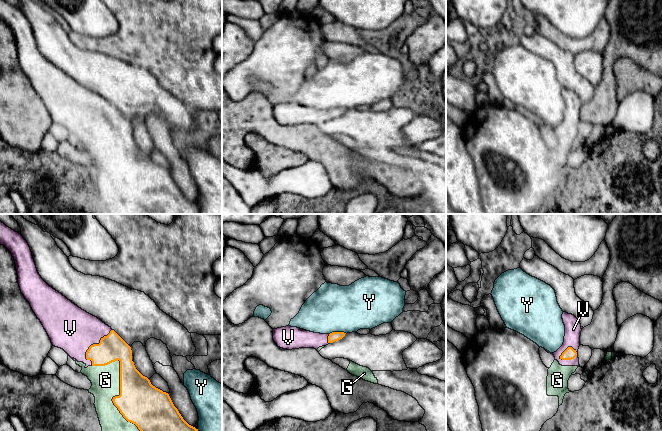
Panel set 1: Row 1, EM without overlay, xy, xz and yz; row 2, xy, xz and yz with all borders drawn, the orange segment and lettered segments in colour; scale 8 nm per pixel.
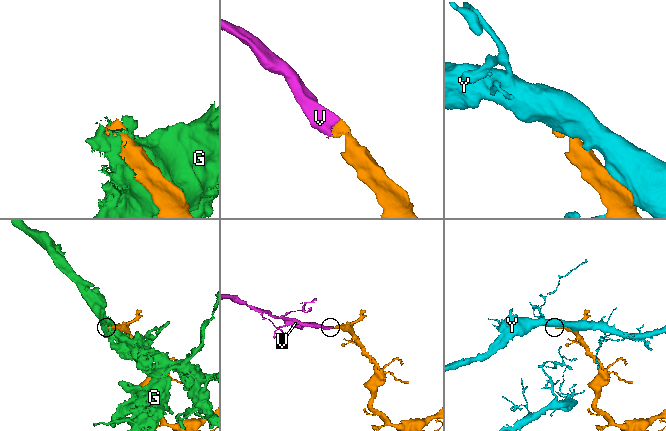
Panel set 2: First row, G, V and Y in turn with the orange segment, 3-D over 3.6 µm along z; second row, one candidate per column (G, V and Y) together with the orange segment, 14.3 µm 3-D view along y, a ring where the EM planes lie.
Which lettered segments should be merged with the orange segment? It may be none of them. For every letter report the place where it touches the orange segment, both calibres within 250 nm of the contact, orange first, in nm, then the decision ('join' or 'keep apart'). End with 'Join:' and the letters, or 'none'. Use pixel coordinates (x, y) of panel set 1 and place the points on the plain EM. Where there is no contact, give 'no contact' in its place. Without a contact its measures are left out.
G: meets orange in xy at (120, 164); 340 nm thick on the orange side, 220 nm on the other; keep apart
V: meets orange in xy at (91, 121); 220 nm thick on the orange side, 360 nm on the other; join
Y: meets orange in xz at (337, 108); 80 nm thick on the orange side, 380 nm on the other; keep apart
Join: V

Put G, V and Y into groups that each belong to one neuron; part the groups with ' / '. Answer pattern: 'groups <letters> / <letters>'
groups G / V / Y

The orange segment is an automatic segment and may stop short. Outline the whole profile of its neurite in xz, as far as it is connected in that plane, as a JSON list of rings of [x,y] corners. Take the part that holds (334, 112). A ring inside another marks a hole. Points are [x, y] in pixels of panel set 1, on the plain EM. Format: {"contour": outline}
{"contour": [[[286,102],[273,105],[273,116],[278,123],[287,126],[299,124],[314,124],[317,126],[319,123],[342,115],[345,110],[344,108],[320,110],[297,103]]]}

